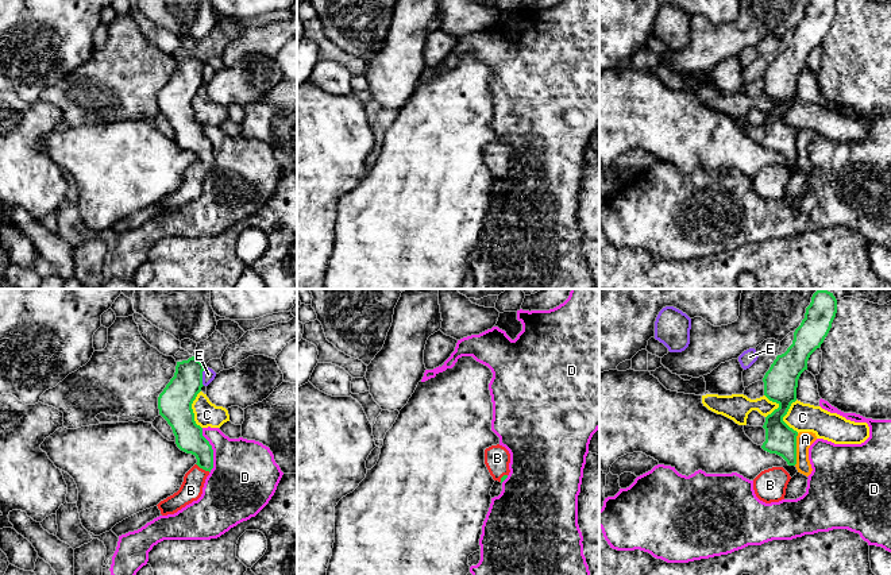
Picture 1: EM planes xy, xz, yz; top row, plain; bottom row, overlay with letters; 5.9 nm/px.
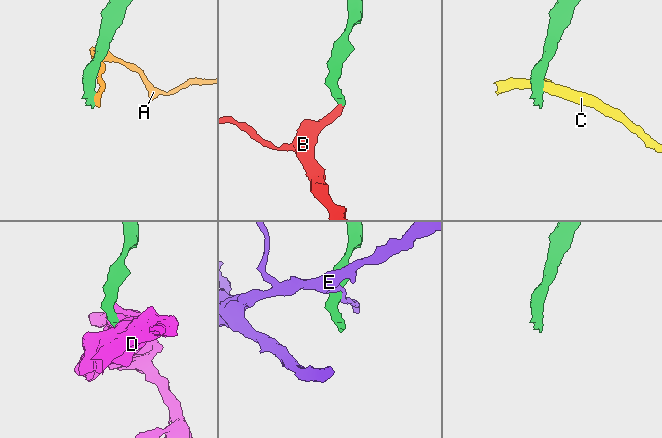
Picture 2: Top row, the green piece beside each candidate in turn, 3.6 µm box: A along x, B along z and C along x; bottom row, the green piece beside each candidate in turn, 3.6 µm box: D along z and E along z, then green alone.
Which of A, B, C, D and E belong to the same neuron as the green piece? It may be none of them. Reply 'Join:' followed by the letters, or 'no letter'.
Join: B

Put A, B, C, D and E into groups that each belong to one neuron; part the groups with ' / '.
A / B / C / D / E

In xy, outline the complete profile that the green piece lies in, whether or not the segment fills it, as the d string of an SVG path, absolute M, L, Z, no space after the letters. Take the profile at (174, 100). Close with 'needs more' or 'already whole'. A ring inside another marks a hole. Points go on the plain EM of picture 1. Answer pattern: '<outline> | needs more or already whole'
M194 54L177 59L174 74L158 94L159 112L171 124L177 144L196 154L197 161L185 171L177 190L157 204L162 213L174 212L202 192L207 174L213 166L213 147L196 121L192 101L201 89L205 62Z | needs more

